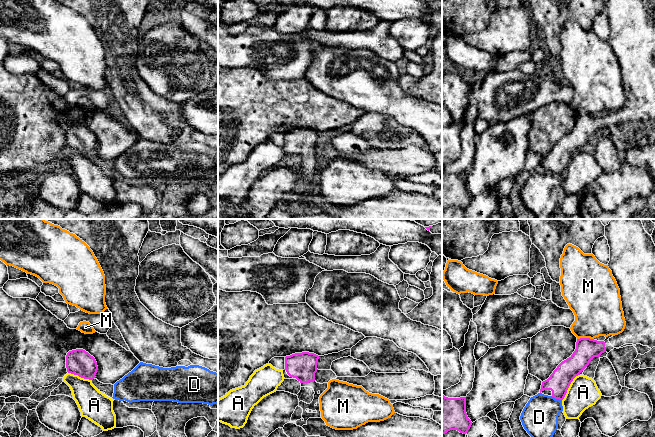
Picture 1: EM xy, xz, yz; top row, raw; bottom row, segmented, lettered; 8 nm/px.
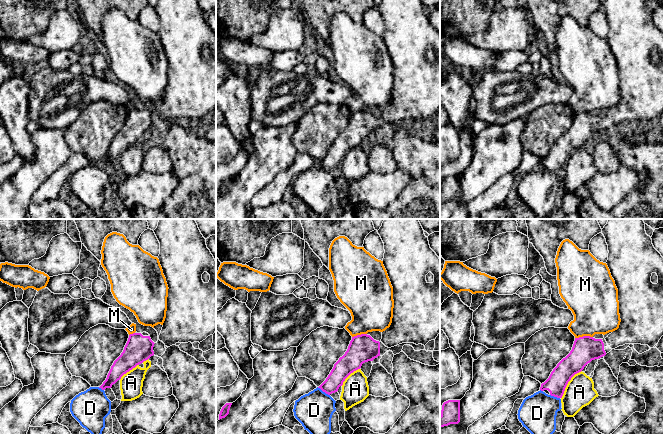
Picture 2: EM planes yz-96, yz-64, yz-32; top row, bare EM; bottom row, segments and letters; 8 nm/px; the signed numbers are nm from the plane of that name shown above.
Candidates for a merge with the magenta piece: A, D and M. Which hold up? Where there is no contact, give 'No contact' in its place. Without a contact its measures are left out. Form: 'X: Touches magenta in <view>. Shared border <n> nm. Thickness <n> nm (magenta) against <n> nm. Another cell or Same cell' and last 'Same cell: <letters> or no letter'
A: Touches magenta in yz. Shared border 260 nm. Thickness 180 nm (magenta) against 240 nm. Another cell
D: Touches magenta in yz. Shared border 90 nm. Thickness 180 nm (magenta) against 300 nm. Another cell
M: Touches magenta in yz. Shared border 140 nm. Thickness 180 nm (magenta) against 380 nm. Another cell
Same cell: no letter

